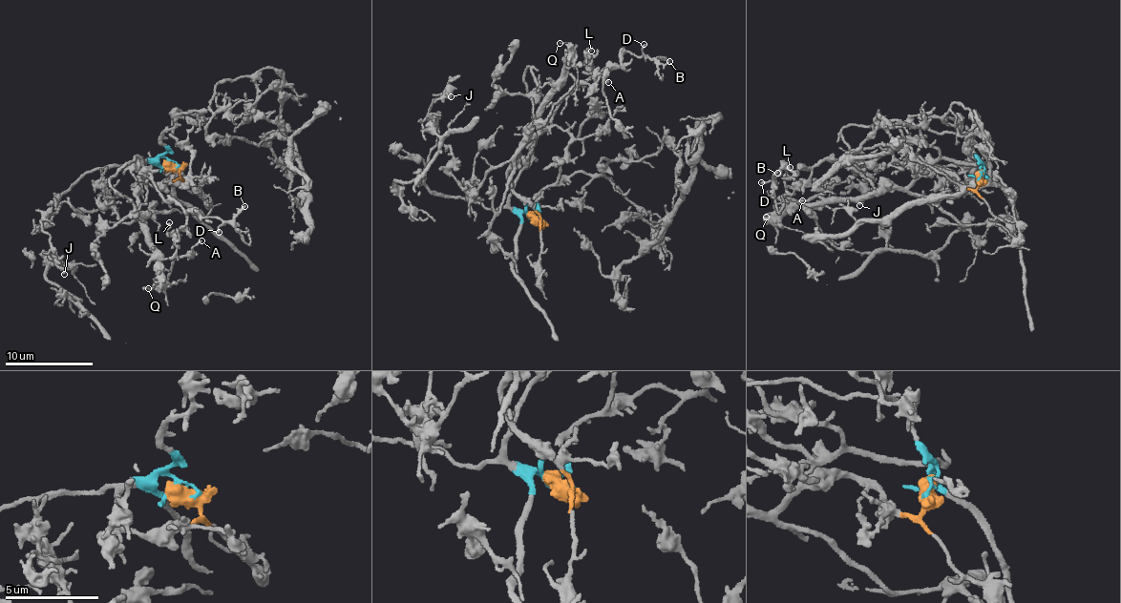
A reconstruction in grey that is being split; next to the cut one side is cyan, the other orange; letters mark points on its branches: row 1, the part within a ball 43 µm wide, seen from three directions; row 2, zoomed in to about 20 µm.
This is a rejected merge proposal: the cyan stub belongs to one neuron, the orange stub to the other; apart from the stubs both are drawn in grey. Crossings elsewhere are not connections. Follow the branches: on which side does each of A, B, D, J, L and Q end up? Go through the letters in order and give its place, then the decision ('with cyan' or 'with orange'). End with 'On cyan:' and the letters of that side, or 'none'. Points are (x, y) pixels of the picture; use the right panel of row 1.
A: place (802, 200); with orange
B: place (777, 173); with cyan
D: place (761, 182); with cyan
J: place (859, 205); with cyan
L: place (790, 167); with cyan
Q: place (766, 217); with orange
On cyan: B, D, J, L

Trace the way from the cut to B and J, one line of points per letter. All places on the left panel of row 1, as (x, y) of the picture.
B: (171, 162), (151, 157), (138, 168), (143, 178), (152, 172), (165, 200), (229, 221), (244, 206)
J: (171, 162), (158, 157), (95, 168), (61, 195), (53, 206), (57, 211), (40, 223), (48, 232), (65, 274)

